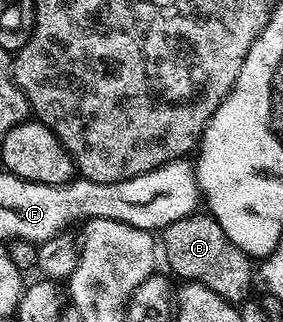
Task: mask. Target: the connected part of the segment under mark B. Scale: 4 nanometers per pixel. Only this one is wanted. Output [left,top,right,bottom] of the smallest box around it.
[161,211,252,303]

